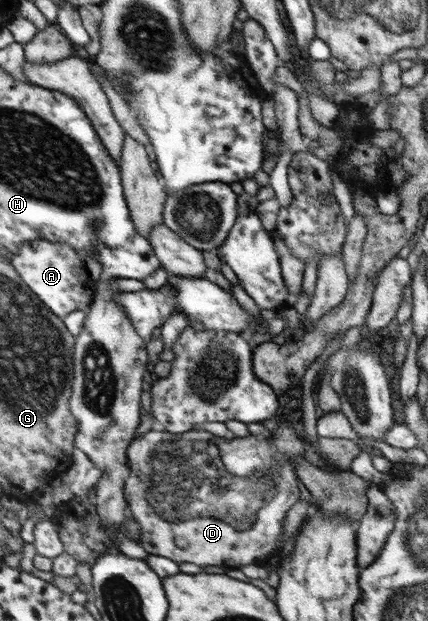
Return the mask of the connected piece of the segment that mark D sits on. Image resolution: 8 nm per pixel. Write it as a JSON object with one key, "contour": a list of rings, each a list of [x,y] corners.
{"contour":[[[285,416],[281,418],[282,423],[279,423],[274,435],[266,433],[257,437],[250,435],[244,439],[234,437],[226,440],[206,431],[172,434],[151,430],[128,447],[132,472],[127,480],[125,495],[132,517],[142,528],[138,543],[142,544],[150,556],[158,553],[178,563],[186,561],[196,565],[265,565],[268,555],[282,545],[282,542],[276,543],[276,539],[280,539],[284,533],[284,523],[278,521],[286,519],[286,511],[301,495],[292,462],[302,459],[304,443],[295,434],[297,430],[292,427],[294,424],[288,422]]]}

